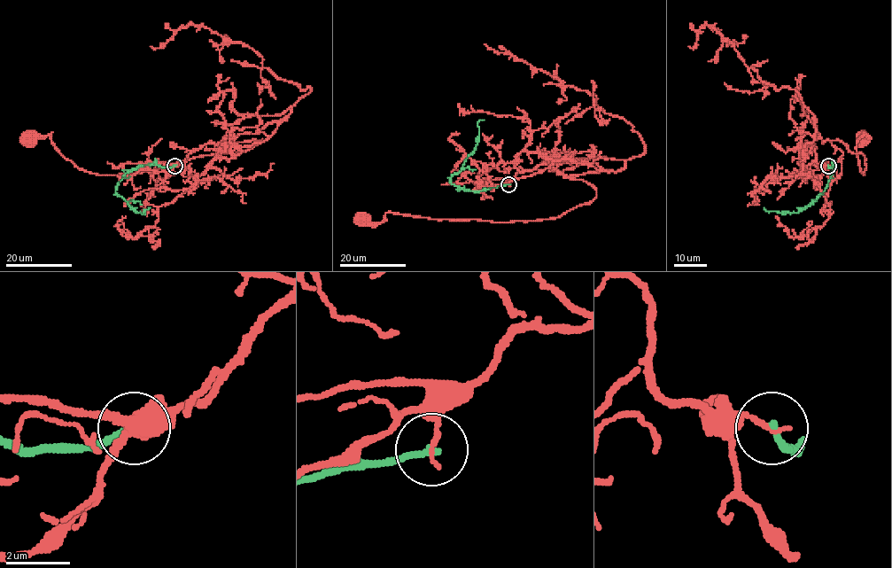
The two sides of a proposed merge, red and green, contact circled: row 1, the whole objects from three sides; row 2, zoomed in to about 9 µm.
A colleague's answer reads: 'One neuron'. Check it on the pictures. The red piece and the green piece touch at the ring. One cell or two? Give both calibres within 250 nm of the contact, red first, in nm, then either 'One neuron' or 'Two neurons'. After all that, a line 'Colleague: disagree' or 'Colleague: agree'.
Thickness 170 nm (red) against 220 nm. Two neurons
Colleague: disagree

